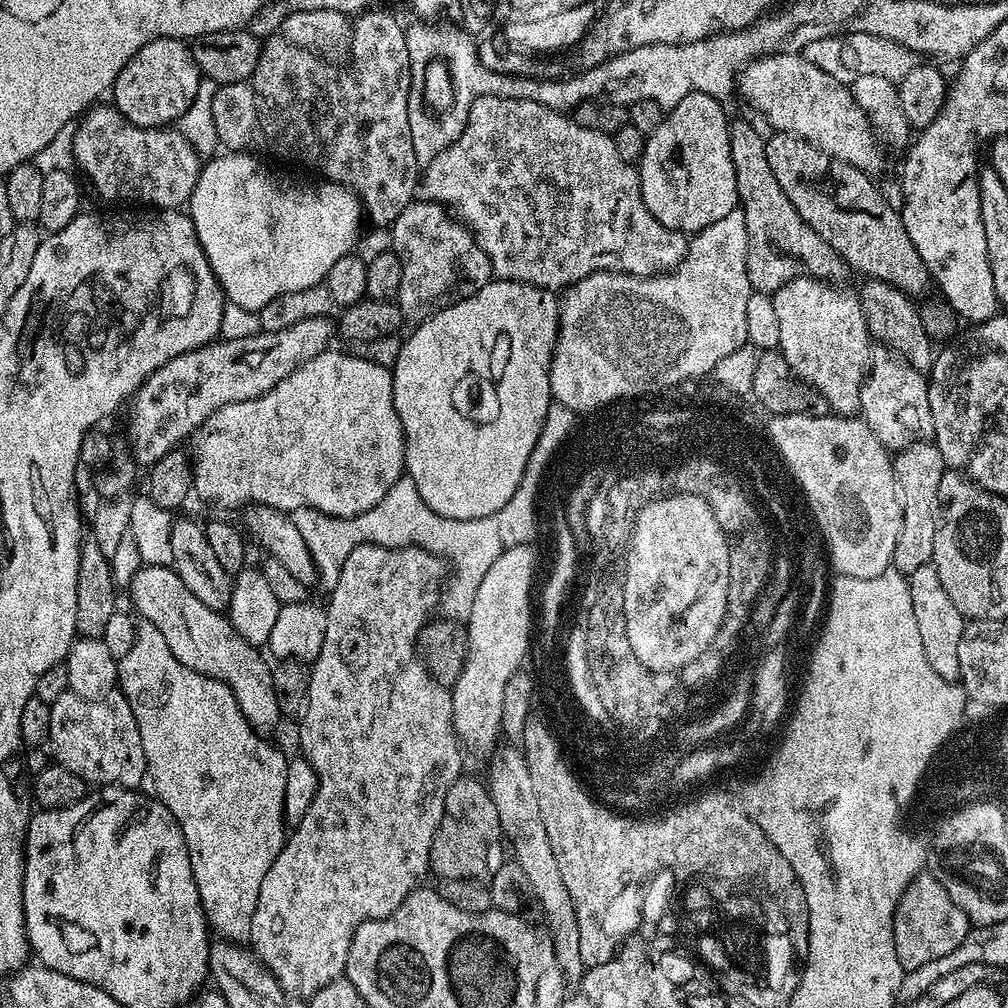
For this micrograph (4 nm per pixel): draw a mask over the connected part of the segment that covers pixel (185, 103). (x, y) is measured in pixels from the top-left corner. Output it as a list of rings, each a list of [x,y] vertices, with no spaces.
[[[158,38],[142,46],[142,50],[122,66],[110,96],[116,99],[114,106],[131,124],[140,128],[162,128],[175,125],[180,116],[186,114],[190,102],[194,102],[194,94],[198,94],[201,79],[192,49],[185,41]]]

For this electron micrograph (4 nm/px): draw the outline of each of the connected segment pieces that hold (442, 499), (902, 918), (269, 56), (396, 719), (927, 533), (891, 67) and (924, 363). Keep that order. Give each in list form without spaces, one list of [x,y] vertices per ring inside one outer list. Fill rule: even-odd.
[[[489,280],[482,290],[470,294],[470,298],[462,298],[462,302],[446,306],[438,310],[429,320],[419,321],[416,328],[407,337],[403,337],[400,353],[392,365],[392,381],[394,382],[394,410],[398,410],[398,418],[404,431],[404,466],[406,474],[418,486],[418,494],[422,494],[422,502],[434,510],[434,514],[442,514],[442,518],[455,520],[473,520],[495,516],[502,506],[522,482],[523,471],[530,459],[531,451],[538,442],[539,434],[546,422],[546,412],[550,408],[552,387],[548,371],[556,345],[556,335],[560,329],[560,301],[557,293],[551,288],[539,288],[533,284],[523,284],[517,280]]]
[[[925,870],[916,876],[896,903],[894,950],[905,973],[934,962],[934,958],[950,954],[950,950],[955,950],[969,931],[966,914],[956,905],[954,898],[946,894],[942,882],[938,882],[938,878],[934,878],[931,871]]]
[[[365,10],[352,20],[352,46],[350,49],[350,59],[348,68],[342,67],[339,63],[329,62],[322,56],[298,46],[294,42],[285,40],[283,35],[276,34],[263,41],[258,66],[254,66],[254,74],[250,78],[242,78],[242,82],[230,82],[217,87],[214,94],[214,130],[218,134],[221,145],[230,152],[247,152],[249,154],[264,154],[269,152],[272,156],[277,156],[280,160],[297,160],[300,164],[316,164],[320,160],[320,172],[325,181],[333,184],[341,184],[343,188],[348,188],[355,192],[360,198],[362,212],[376,224],[391,226],[394,218],[406,210],[406,206],[417,199],[418,181],[422,172],[418,167],[414,152],[414,145],[411,142],[411,132],[407,122],[408,100],[414,96],[412,90],[412,73],[414,67],[410,60],[410,53],[406,50],[405,25],[399,24],[388,12],[376,12],[377,10]]]
[[[363,544],[350,550],[350,558],[342,562],[342,570],[338,574],[338,582],[330,590],[332,596],[326,603],[326,638],[322,638],[322,650],[316,660],[310,664],[310,702],[306,706],[306,714],[299,717],[300,748],[302,756],[308,760],[314,774],[317,775],[317,792],[314,794],[305,816],[298,822],[284,841],[284,848],[274,858],[274,866],[266,870],[266,878],[262,878],[262,890],[258,890],[258,910],[254,910],[254,922],[250,937],[251,947],[256,957],[267,966],[272,977],[278,982],[281,992],[289,998],[310,998],[322,986],[341,979],[344,976],[346,958],[350,954],[350,942],[354,938],[354,930],[367,920],[381,920],[409,896],[415,888],[421,887],[420,880],[429,875],[430,846],[440,829],[446,790],[462,774],[460,768],[464,764],[465,753],[462,741],[457,738],[452,725],[452,694],[445,685],[440,684],[426,670],[416,650],[416,639],[439,605],[440,594],[446,583],[445,561],[433,552],[424,548],[387,548],[377,544]]]
[[[934,442],[911,444],[895,453],[892,465],[896,486],[902,502],[902,530],[898,530],[898,542],[894,546],[892,567],[898,572],[910,574],[918,566],[929,563],[934,554],[934,530],[938,510],[938,486],[946,471],[946,465]]]
[[[842,34],[834,38],[821,38],[809,42],[804,47],[802,55],[810,62],[817,64],[822,70],[826,70],[826,74],[830,74],[830,78],[845,82],[857,80],[862,74],[878,74],[878,78],[899,82],[902,78],[906,78],[906,74],[910,74],[910,70],[914,70],[914,66],[918,66],[922,62],[921,56],[914,50],[900,46],[898,42],[892,42],[890,38],[880,38],[878,34]]]
[[[868,278],[865,279],[863,283],[864,285],[858,288],[858,295],[860,298],[860,305],[864,311],[864,317],[868,323],[869,333],[871,333],[879,343],[881,340],[881,342],[888,347],[885,349],[891,350],[895,355],[899,356],[900,359],[905,360],[907,364],[914,366],[914,370],[925,374],[931,373],[932,361],[934,359],[934,342],[926,334],[926,326],[922,326],[922,318],[920,317],[917,301],[902,290],[882,280]]]

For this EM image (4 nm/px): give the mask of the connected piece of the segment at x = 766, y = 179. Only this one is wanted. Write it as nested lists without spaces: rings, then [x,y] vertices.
[[[733,119],[728,125],[730,158],[734,162],[736,199],[746,218],[746,274],[753,292],[774,294],[794,278],[811,276],[814,280],[840,282],[846,273],[844,260],[817,232],[794,210],[786,198],[770,162],[766,159],[765,133],[760,133],[748,120]]]

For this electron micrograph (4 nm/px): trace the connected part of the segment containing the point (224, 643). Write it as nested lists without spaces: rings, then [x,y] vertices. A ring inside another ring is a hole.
[[[149,564],[141,567],[134,574],[130,589],[132,604],[140,611],[139,619],[162,630],[170,654],[174,654],[182,666],[222,682],[234,694],[246,722],[250,722],[255,732],[272,734],[268,732],[282,723],[282,717],[278,697],[274,694],[273,665],[264,661],[265,653],[257,645],[246,642],[246,638],[232,628],[227,615],[194,598],[194,594],[186,590],[186,582],[178,578],[176,569],[171,566]]]

